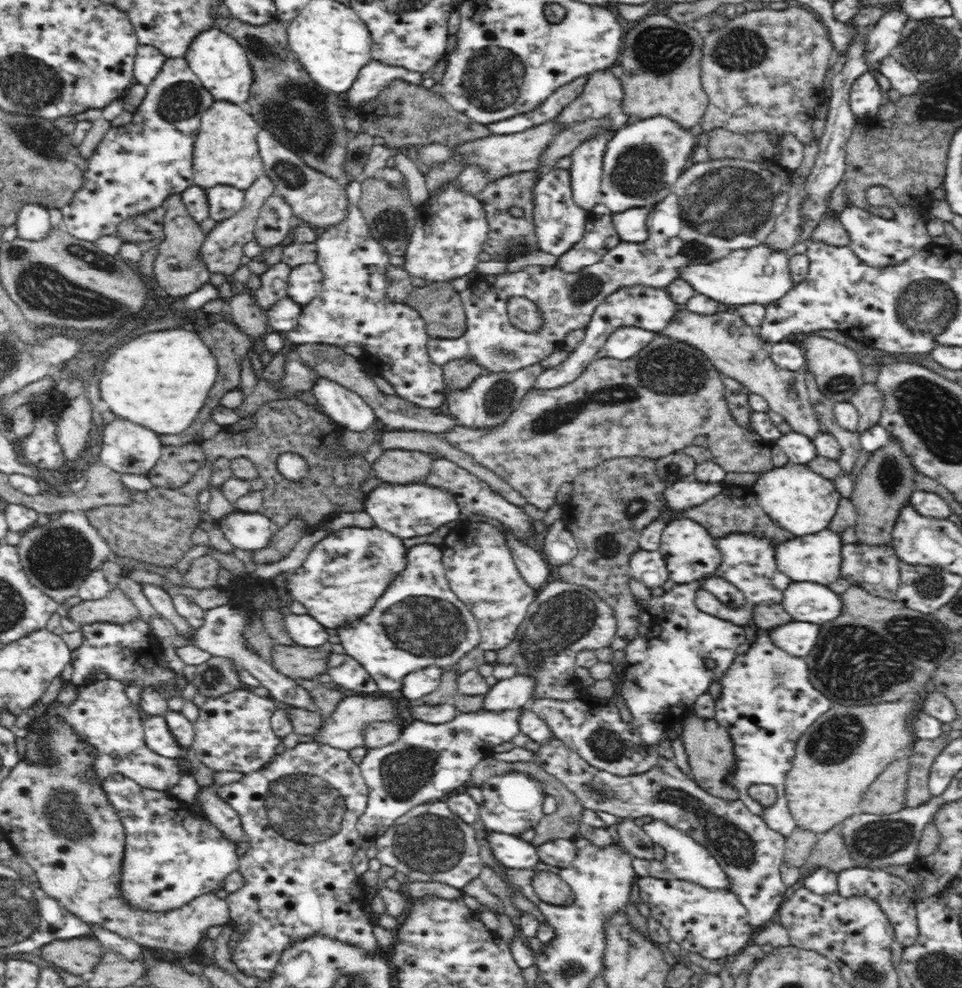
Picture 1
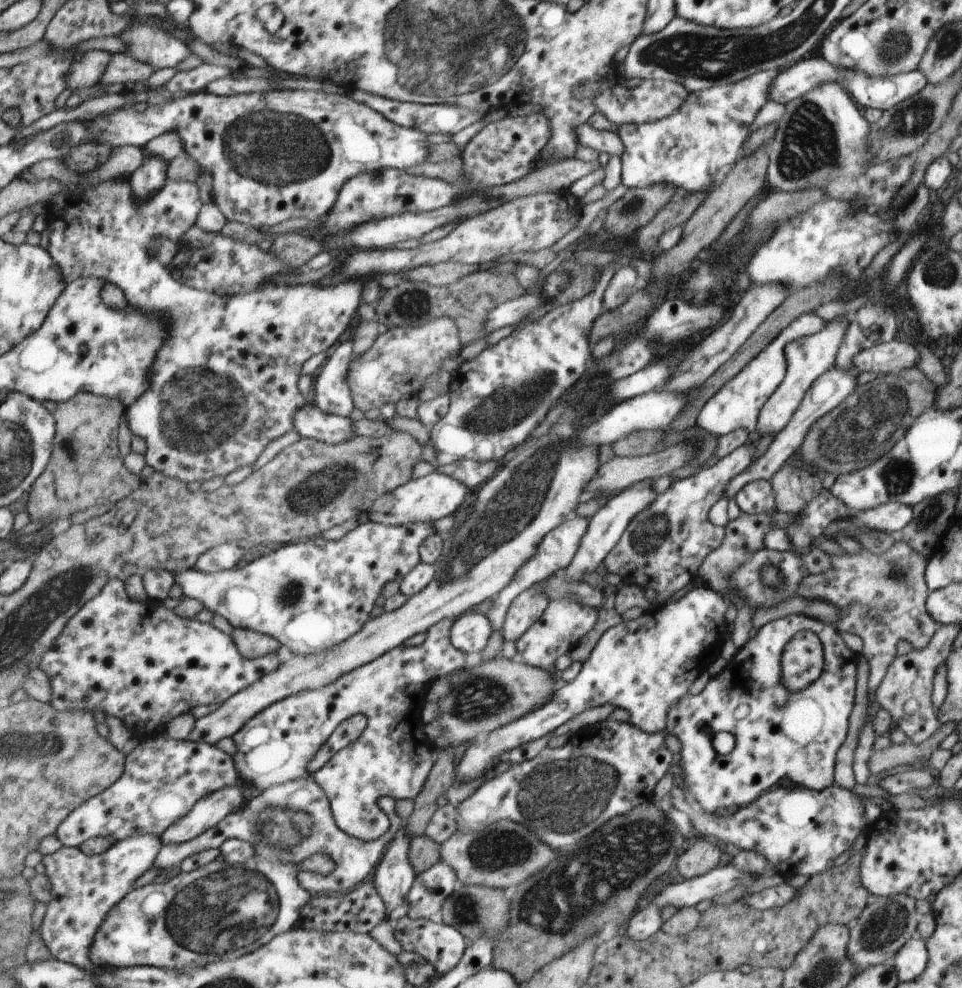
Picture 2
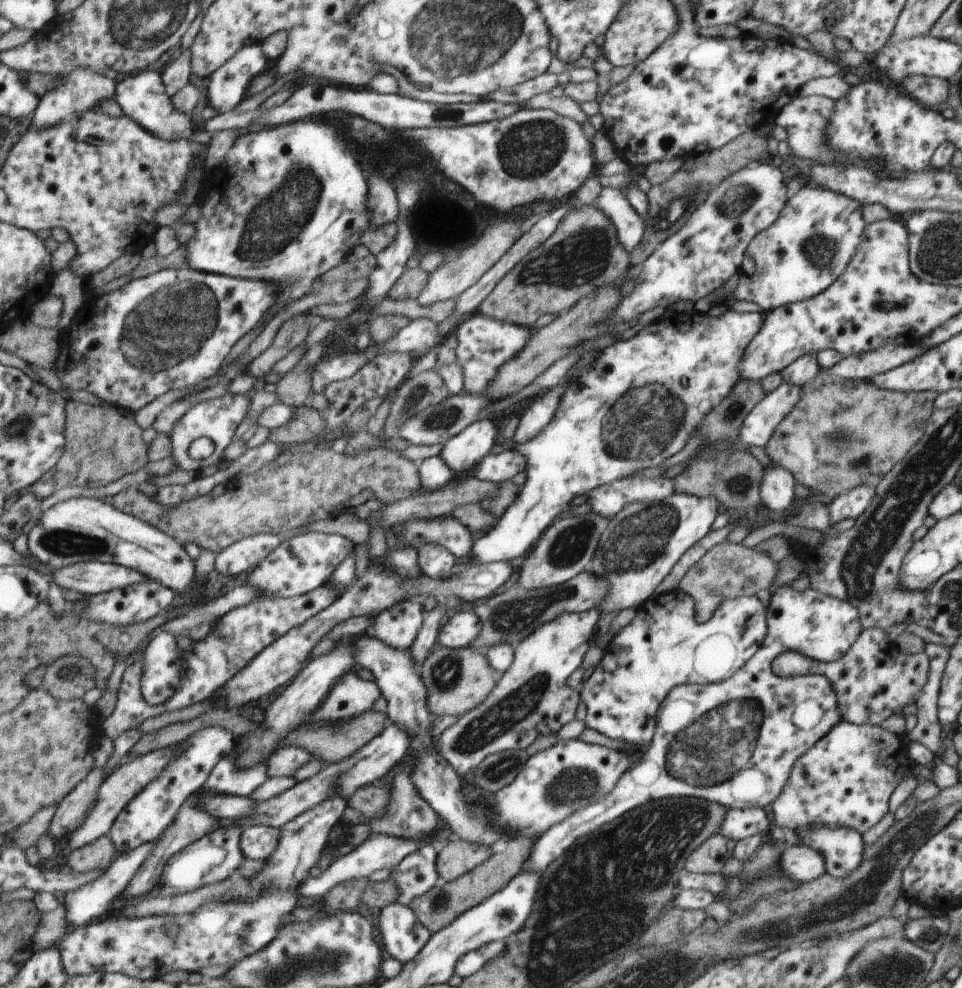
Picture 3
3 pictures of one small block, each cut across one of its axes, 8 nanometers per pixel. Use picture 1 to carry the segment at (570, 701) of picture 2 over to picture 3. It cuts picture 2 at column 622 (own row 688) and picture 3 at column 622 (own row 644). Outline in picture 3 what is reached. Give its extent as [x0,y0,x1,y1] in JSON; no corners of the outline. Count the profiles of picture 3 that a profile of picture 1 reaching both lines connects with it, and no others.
[577,590,767,748]

